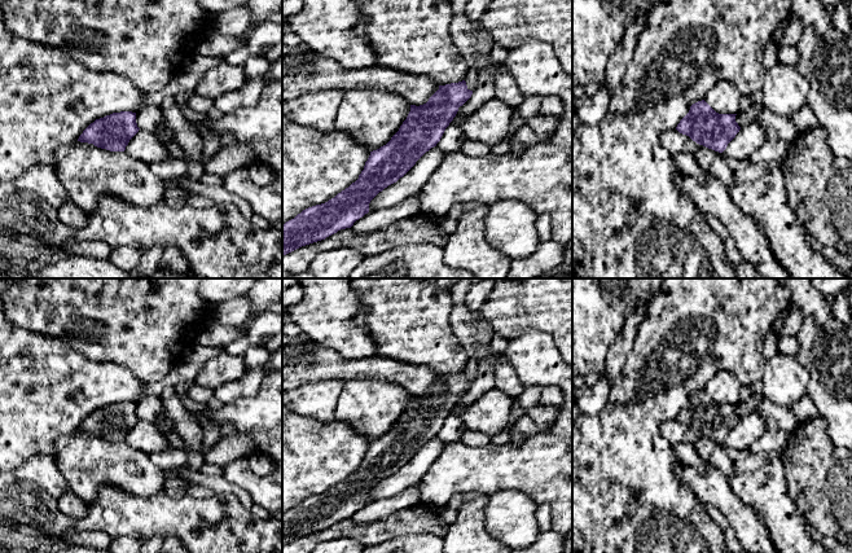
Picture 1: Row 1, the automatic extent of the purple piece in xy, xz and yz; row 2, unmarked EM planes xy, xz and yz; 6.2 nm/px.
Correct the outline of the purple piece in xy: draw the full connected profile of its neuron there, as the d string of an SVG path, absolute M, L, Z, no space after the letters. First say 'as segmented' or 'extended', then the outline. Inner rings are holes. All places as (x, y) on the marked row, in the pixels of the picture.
as segmented | M113 113L91 123L78 141L93 144L110 152L124 152L129 140L139 130L136 113Z

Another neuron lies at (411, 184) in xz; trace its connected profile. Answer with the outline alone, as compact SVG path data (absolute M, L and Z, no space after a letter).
M435 146L426 152L403 177L385 188L370 201L369 212L394 207L405 198L420 193L444 155Z

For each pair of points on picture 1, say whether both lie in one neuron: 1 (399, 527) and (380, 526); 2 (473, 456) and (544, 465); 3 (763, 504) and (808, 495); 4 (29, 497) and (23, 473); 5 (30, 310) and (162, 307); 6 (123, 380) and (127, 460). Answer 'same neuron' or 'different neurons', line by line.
1: same neuron
2: same neuron
3: different neurons
4: different neurons
5: same neuron
6: different neurons

